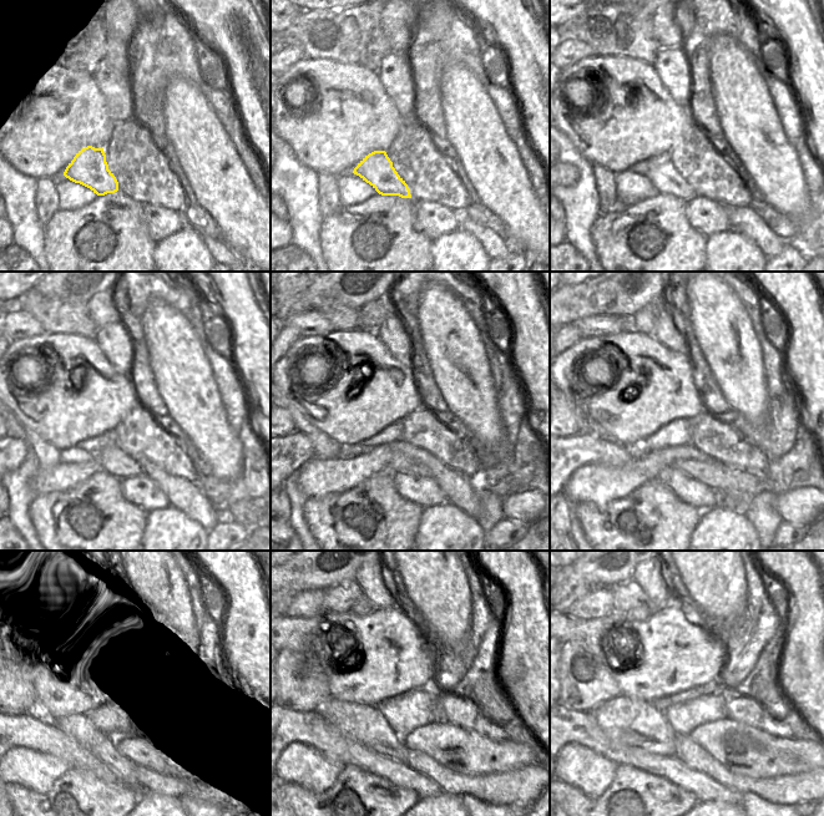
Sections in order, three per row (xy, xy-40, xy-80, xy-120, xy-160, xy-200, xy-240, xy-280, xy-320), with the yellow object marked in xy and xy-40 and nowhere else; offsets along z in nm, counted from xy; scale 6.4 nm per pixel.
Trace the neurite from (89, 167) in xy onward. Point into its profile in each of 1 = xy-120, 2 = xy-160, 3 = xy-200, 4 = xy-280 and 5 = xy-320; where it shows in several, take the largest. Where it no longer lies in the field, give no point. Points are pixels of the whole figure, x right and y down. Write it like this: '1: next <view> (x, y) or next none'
1: next xy-120 (114, 461)
2: next xy-160 (399, 464)
3: next xy-200 (706, 472)
4: next xy-280 (463, 751)
5: next xy-320 (744, 750)

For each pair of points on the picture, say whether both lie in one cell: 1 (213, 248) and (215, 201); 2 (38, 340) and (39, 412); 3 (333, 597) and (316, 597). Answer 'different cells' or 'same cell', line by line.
1: different cells
2: same cell
3: different cells

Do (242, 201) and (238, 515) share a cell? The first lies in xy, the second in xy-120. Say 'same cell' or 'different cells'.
different cells

